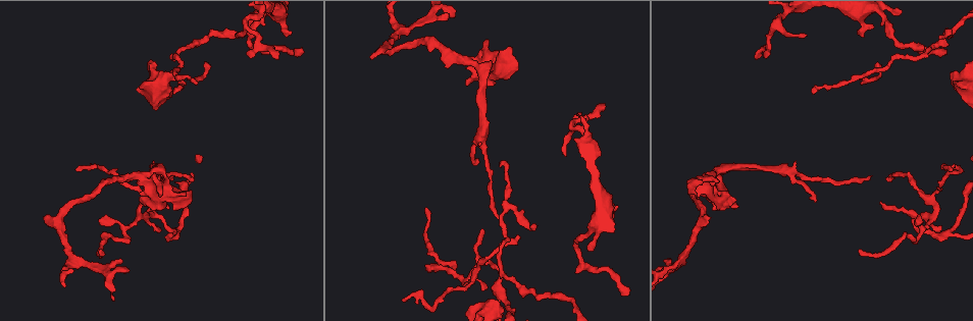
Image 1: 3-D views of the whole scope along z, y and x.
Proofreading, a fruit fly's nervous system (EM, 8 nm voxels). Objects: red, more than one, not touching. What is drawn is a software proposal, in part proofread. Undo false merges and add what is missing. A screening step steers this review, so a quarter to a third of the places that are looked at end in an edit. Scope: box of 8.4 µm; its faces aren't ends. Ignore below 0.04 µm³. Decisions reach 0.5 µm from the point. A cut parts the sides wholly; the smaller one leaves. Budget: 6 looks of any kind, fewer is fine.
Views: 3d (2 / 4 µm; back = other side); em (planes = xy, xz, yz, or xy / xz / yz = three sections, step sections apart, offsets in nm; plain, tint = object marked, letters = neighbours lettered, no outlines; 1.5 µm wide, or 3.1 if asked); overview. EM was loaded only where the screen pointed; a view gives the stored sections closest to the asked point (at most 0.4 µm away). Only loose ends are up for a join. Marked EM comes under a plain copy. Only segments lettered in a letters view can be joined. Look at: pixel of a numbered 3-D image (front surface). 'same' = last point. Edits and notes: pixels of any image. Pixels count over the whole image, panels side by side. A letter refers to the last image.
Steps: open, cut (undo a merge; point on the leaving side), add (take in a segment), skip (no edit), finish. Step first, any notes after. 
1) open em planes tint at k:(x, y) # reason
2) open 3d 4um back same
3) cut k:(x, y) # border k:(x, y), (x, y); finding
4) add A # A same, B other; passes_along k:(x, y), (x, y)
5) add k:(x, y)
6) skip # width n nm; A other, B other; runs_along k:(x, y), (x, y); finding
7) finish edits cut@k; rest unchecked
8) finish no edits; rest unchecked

open em planes tint at 1:(78, 169) # thin end

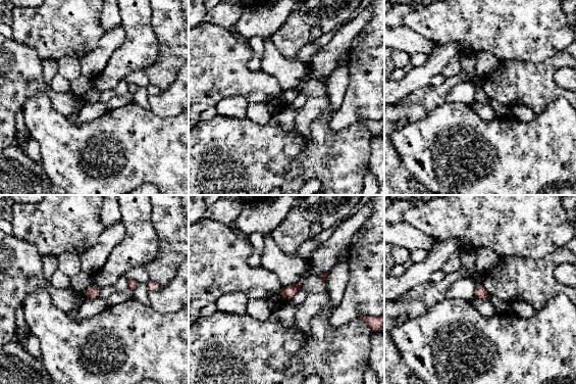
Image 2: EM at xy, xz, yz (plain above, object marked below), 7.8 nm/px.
open em planes letters same

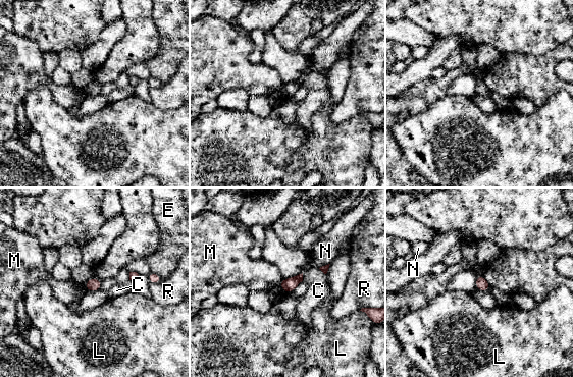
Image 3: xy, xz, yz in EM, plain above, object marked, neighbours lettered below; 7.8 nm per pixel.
skip # C other, E other, L other, M other, N other, R other; border 3:(282, 279), (278, 285); no lettered segment goes on from it

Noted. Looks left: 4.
open em xy step 8 tint at 1:(172, 176) # free end

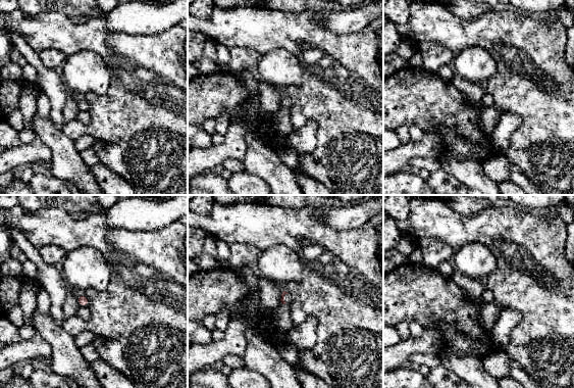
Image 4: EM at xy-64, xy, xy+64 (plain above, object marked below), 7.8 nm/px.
open em xz step 4 letters same

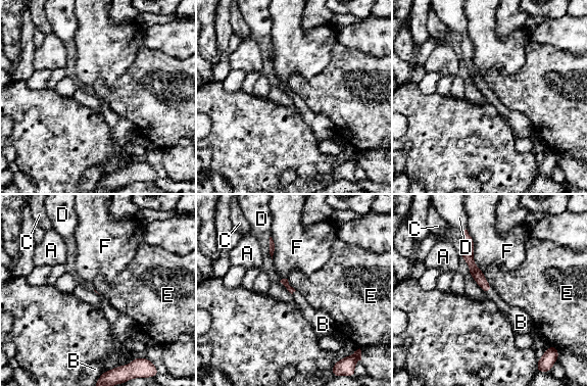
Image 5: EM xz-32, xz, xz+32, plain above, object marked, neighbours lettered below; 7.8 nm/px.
add B # A other, B same, C other, D other, E other, F other; passes_along 5:(478, 275), (489, 291), (510, 314); the neuron continues

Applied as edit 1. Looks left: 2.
finish edits add@5; rest unchecked

